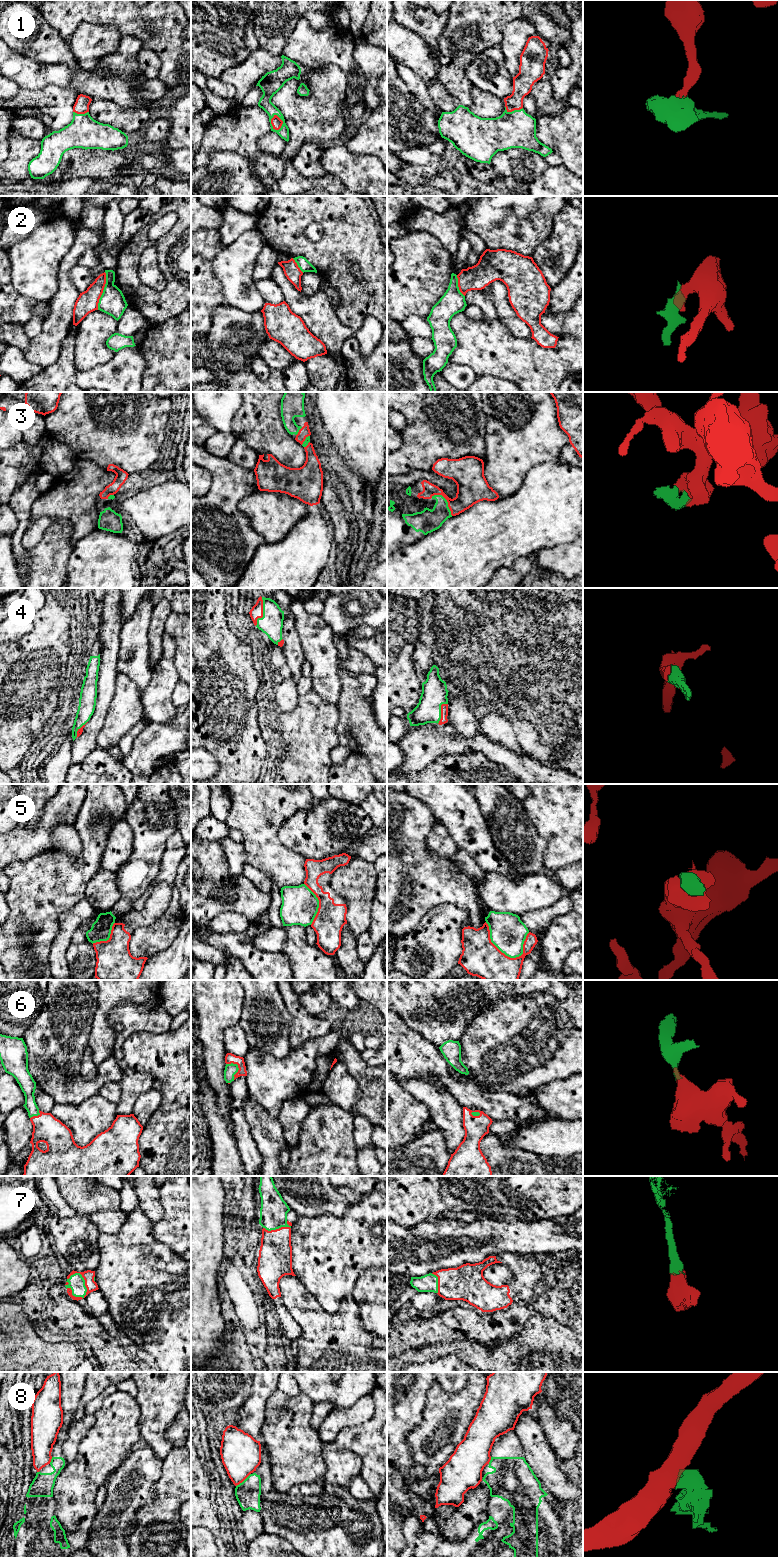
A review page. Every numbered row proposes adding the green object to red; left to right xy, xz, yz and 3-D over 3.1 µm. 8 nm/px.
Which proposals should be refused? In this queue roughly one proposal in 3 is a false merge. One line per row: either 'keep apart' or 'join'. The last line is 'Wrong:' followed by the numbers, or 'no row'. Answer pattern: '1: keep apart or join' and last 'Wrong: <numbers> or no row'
1: join
2: keep apart
3: join
4: join
5: keep apart
6: join
7: join
8: keep apart
Wrong: 2, 5, 8

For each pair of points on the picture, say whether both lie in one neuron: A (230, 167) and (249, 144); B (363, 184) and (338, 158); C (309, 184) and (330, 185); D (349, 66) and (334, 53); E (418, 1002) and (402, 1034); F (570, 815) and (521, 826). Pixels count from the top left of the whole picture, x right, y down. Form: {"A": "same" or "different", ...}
{"A": "different", "B": "same", "C": "same", "D": "same", "E": "different", "F": "different"}

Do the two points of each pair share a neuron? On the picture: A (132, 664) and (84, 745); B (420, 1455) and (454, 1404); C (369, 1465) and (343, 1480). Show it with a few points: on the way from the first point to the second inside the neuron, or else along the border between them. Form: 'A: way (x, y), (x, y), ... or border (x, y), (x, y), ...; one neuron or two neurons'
A: border (120, 649), (117, 655), (118, 672); two neurons
B: way (420, 1442), (443, 1417); one neuron
C: border (349, 1449), (360, 1458), (360, 1473); two neurons

